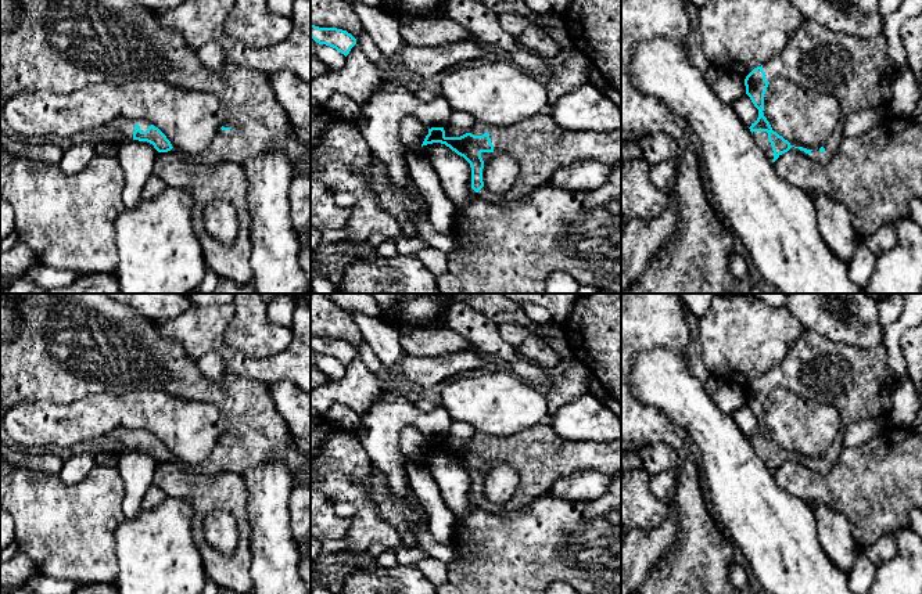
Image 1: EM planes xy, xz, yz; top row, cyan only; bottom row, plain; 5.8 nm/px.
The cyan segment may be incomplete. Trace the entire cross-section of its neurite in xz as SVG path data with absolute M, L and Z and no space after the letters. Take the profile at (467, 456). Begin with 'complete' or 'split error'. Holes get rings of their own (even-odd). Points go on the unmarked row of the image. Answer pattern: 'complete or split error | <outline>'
split error | M548 421L539 422L512 436L487 436L477 433L470 443L460 447L446 447L444 438L431 438L423 456L441 453L463 467L471 478L471 498L477 505L492 514L505 514L517 511L528 505L537 497L552 492L553 483L567 475L578 471L596 471L607 475L621 474L621 440L609 443L567 440L556 435ZM506 460L519 472L520 482L513 496L503 504L495 504L484 496L484 471L482 462Z

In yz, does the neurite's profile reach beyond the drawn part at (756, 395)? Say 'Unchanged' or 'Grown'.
Grown

